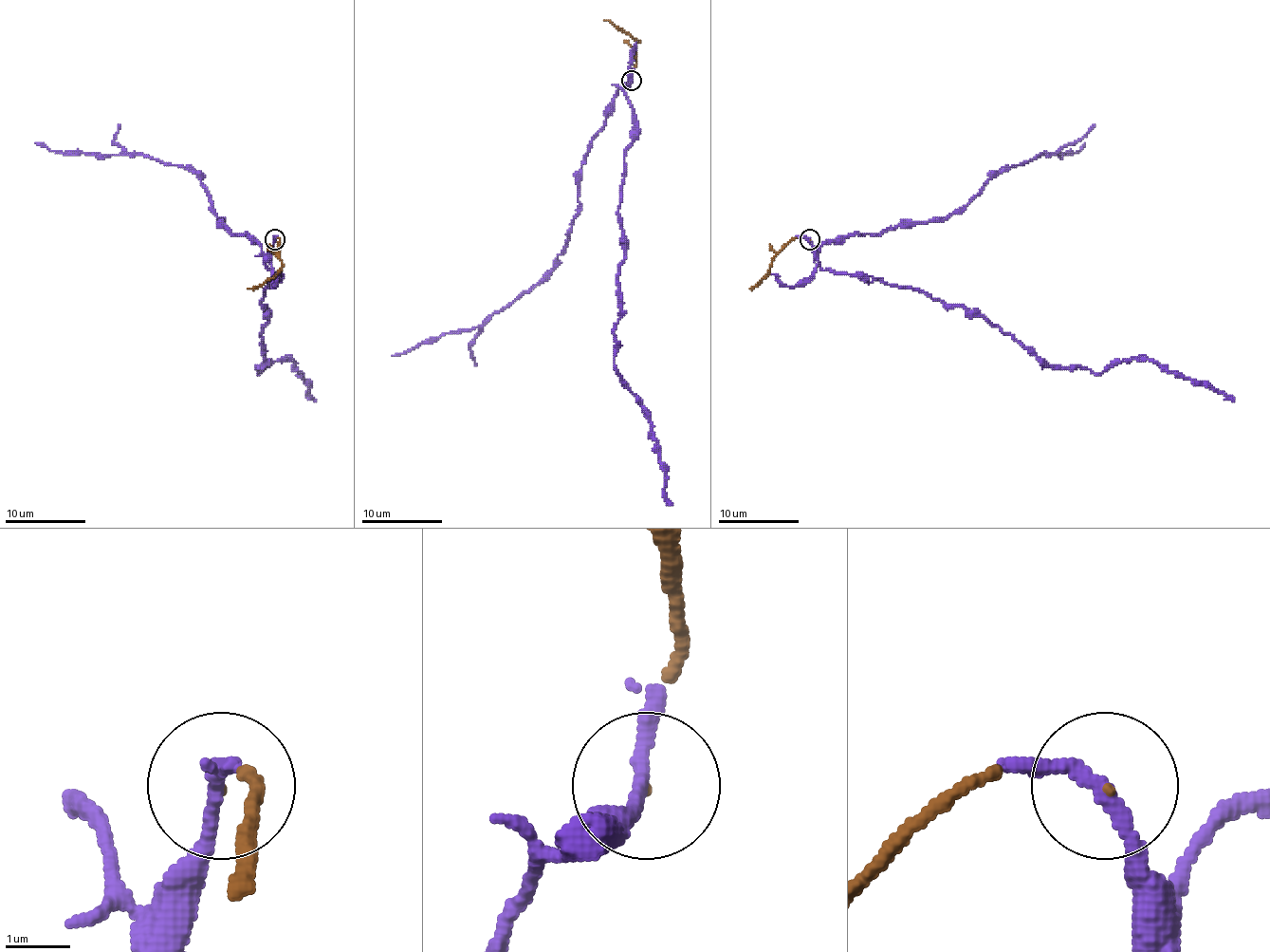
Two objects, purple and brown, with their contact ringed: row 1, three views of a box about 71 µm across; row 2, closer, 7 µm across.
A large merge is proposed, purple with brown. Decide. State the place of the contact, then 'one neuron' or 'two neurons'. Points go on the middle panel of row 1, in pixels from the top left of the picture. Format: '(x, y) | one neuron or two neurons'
(632, 80) | two neurons

